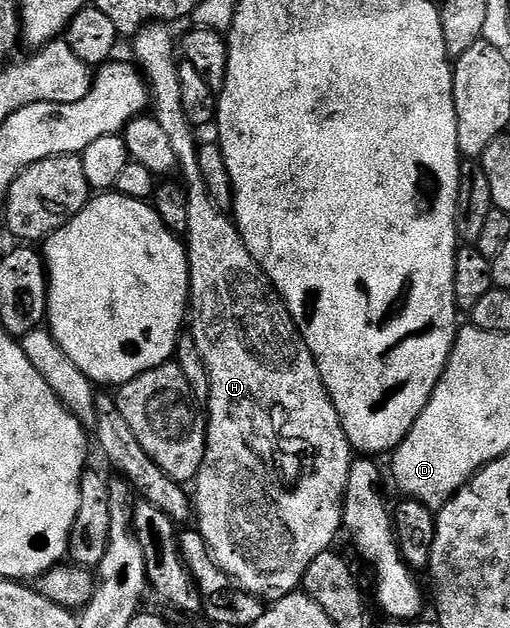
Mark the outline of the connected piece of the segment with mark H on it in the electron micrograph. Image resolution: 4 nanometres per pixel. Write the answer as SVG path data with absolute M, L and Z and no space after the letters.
M151 23L146 25L142 28L139 33L134 34L132 38L132 44L134 44L134 57L133 60L136 62L137 68L140 70L145 82L146 88L148 90L148 105L149 108L152 110L152 116L154 117L156 123L160 125L160 128L164 135L168 137L168 142L172 145L172 151L176 151L176 159L178 160L178 169L180 170L180 174L182 173L181 180L184 182L185 190L186 190L186 198L188 199L188 227L186 228L186 232L184 234L184 241L185 244L188 246L186 250L186 257L190 261L190 303L188 306L188 333L189 336L193 337L194 342L196 343L196 351L200 351L200 359L204 359L204 367L208 371L208 379L210 380L210 399L209 401L205 402L204 405L204 420L206 423L206 450L204 451L204 463L200 467L200 471L198 472L196 480L193 482L192 485L192 505L193 508L196 510L196 521L198 517L198 522L196 522L196 528L199 533L204 535L204 539L208 543L208 547L210 548L210 553L216 559L216 563L222 570L226 572L226 574L234 580L234 582L239 585L240 587L244 587L250 592L252 595L256 595L257 597L262 598L263 602L266 603L273 603L278 601L284 595L288 595L289 593L295 592L302 584L302 576L304 575L304 571L308 571L308 563L312 563L312 559L316 559L316 555L320 555L321 553L327 552L331 548L330 545L333 543L334 540L338 537L338 532L341 534L344 529L344 502L346 500L346 484L348 483L348 475L350 474L350 467L352 464L352 450L350 444L348 443L348 439L344 435L344 427L340 423L340 415L336 411L336 407L330 401L330 396L328 395L328 391L324 387L324 383L322 382L322 376L320 375L320 371L316 367L316 359L312 355L312 351L308 351L308 347L304 343L304 339L300 335L300 331L296 327L296 323L292 319L292 315L286 309L286 304L282 301L282 297L279 295L277 291L274 289L273 283L266 277L266 272L260 268L260 266L256 263L256 259L252 259L252 255L248 251L248 247L242 242L242 237L238 233L238 227L234 224L233 220L223 210L217 209L216 206L212 203L212 199L208 195L208 187L204 187L204 179L200 175L200 163L198 162L198 147L200 144L199 138L194 138L194 133L196 133L195 126L192 126L188 123L188 119L184 115L184 105L180 103L180 79L178 78L178 66L179 62L177 60L174 61L174 53L176 57L176 37L174 41L174 37L172 34L169 33L167 26L162 23Z

